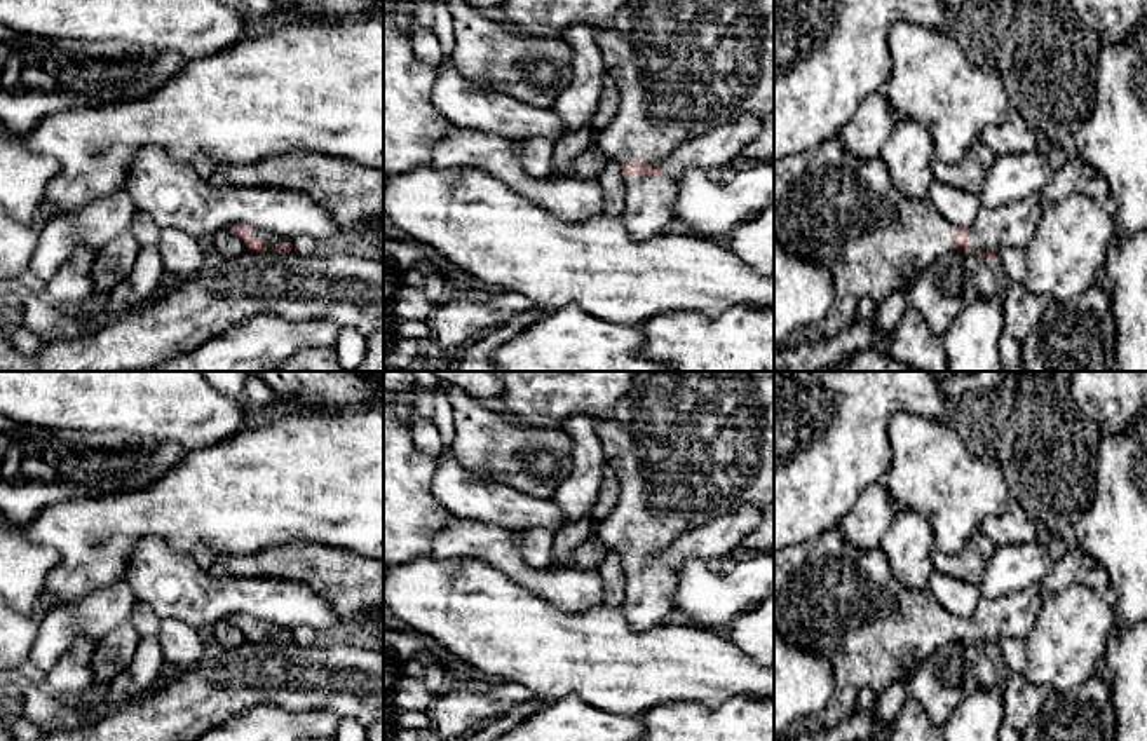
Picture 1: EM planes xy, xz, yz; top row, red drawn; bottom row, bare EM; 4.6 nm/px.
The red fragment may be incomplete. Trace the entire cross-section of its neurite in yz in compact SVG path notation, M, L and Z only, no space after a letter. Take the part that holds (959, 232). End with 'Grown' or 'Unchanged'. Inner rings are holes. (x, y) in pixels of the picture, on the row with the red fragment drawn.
M837 136L812 150L776 162L774 235L791 255L826 269L835 288L833 305L825 319L791 333L781 349L795 349L800 343L844 331L854 323L863 296L875 305L880 303L943 255L976 253L992 260L1002 246L1025 248L1042 211L1074 195L1109 204L1105 180L1079 157L1056 169L1044 188L999 209L981 209L969 227L954 227L927 197L915 199L901 194L880 157L849 155Z. Grown

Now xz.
M628 0L608 30L596 30L594 42L619 91L614 120L593 139L593 146L617 159L626 178L622 223L636 242L662 234L673 218L678 178L657 164L685 141L725 126L744 113L764 119L774 113L774 0Z. Grown

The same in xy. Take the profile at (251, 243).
M235 223L228 227L228 230L244 242L246 251L275 251L279 255L291 251L291 239L277 235L270 230L255 228L244 223Z. Grown

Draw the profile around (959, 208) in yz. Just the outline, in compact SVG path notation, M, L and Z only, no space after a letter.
M933 180L927 199L940 214L954 227L969 227L976 221L981 204L978 195L962 192L955 187Z

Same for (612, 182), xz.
M612 157L598 178L598 183L607 201L603 214L608 218L622 220L626 211L626 178L621 160Z

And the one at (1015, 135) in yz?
M1015 108L1002 124L985 127L980 141L995 155L1035 152L1039 146L1035 131Z

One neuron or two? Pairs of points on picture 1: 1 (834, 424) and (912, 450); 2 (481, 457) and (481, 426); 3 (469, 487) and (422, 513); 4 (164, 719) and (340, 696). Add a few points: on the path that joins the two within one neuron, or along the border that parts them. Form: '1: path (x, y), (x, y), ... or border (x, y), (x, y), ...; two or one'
1: border (914, 412), (889, 424), (882, 482); two
2: path (481, 450), (481, 433); one
3: border (440, 461), (434, 471), (433, 496), (454, 518); two
4: path (208, 696), (215, 691), (297, 691); one

